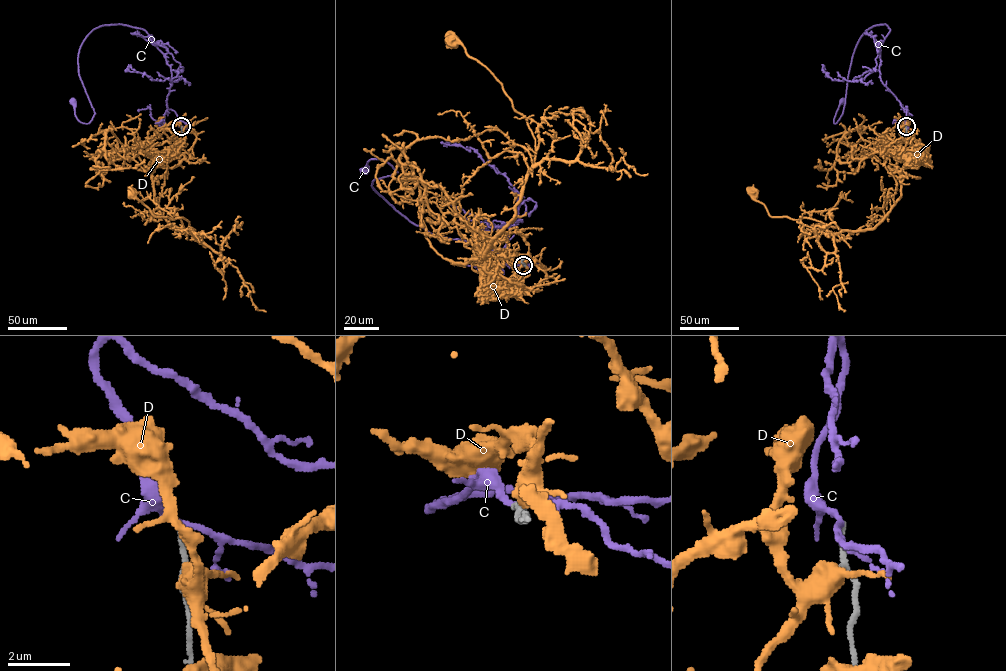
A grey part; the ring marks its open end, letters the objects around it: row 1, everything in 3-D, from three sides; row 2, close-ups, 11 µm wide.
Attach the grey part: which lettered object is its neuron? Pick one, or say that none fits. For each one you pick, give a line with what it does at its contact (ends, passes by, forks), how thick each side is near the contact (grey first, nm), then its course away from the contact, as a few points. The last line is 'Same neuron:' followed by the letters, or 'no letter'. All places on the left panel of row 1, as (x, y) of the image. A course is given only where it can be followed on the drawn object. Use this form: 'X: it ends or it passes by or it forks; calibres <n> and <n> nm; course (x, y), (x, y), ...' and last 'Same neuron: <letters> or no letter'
Same neuron: no letter

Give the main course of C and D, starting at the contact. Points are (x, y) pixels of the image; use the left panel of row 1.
C: (181, 126), (163, 53), (122, 24), (94, 28), (80, 47), (88, 123), (72, 101)
D: (181, 127), (185, 137), (152, 180), (159, 211), (179, 230), (189, 226), (183, 218), (155, 217), (131, 193)

